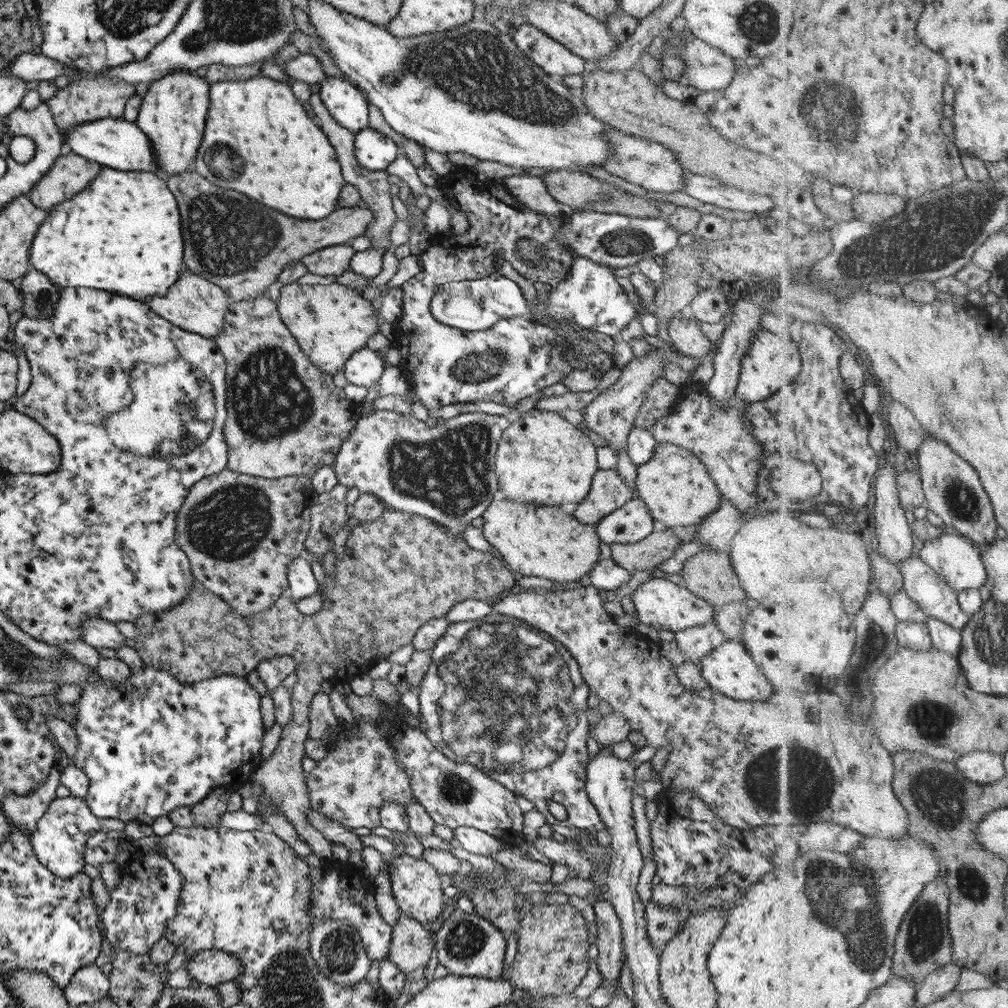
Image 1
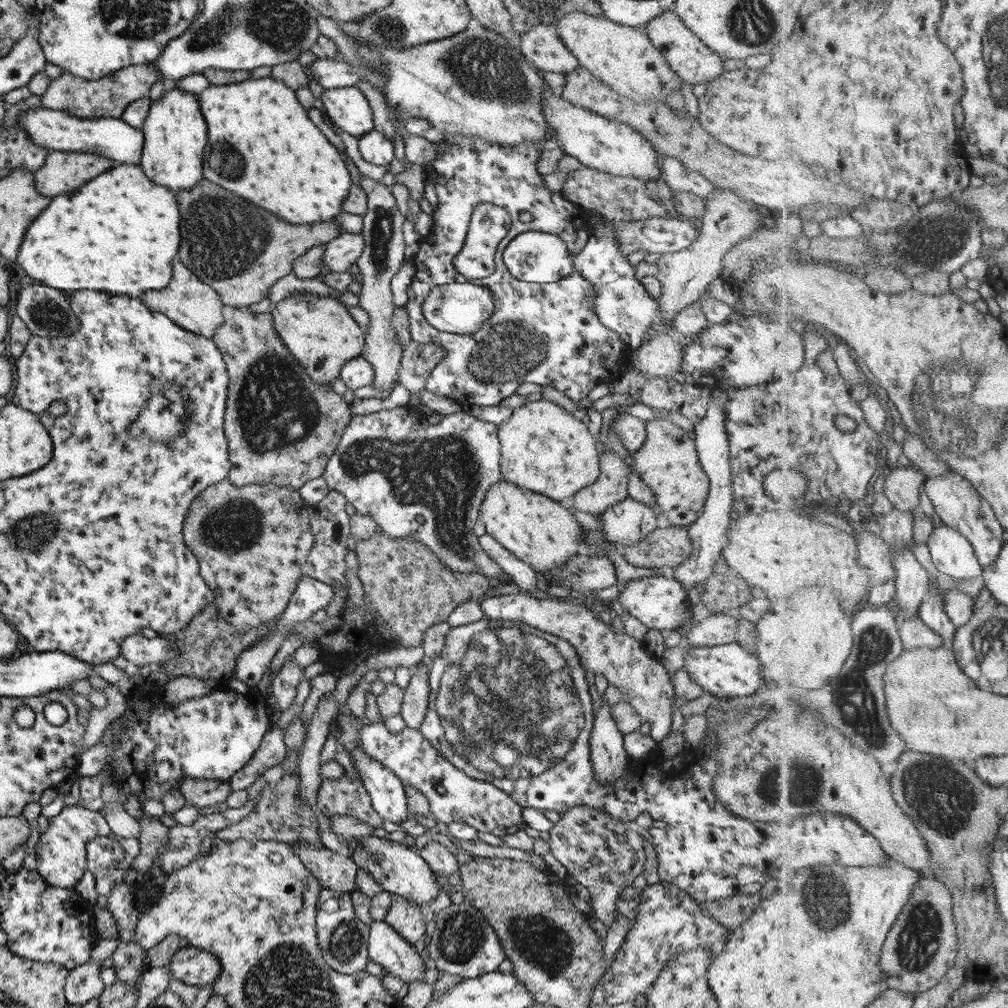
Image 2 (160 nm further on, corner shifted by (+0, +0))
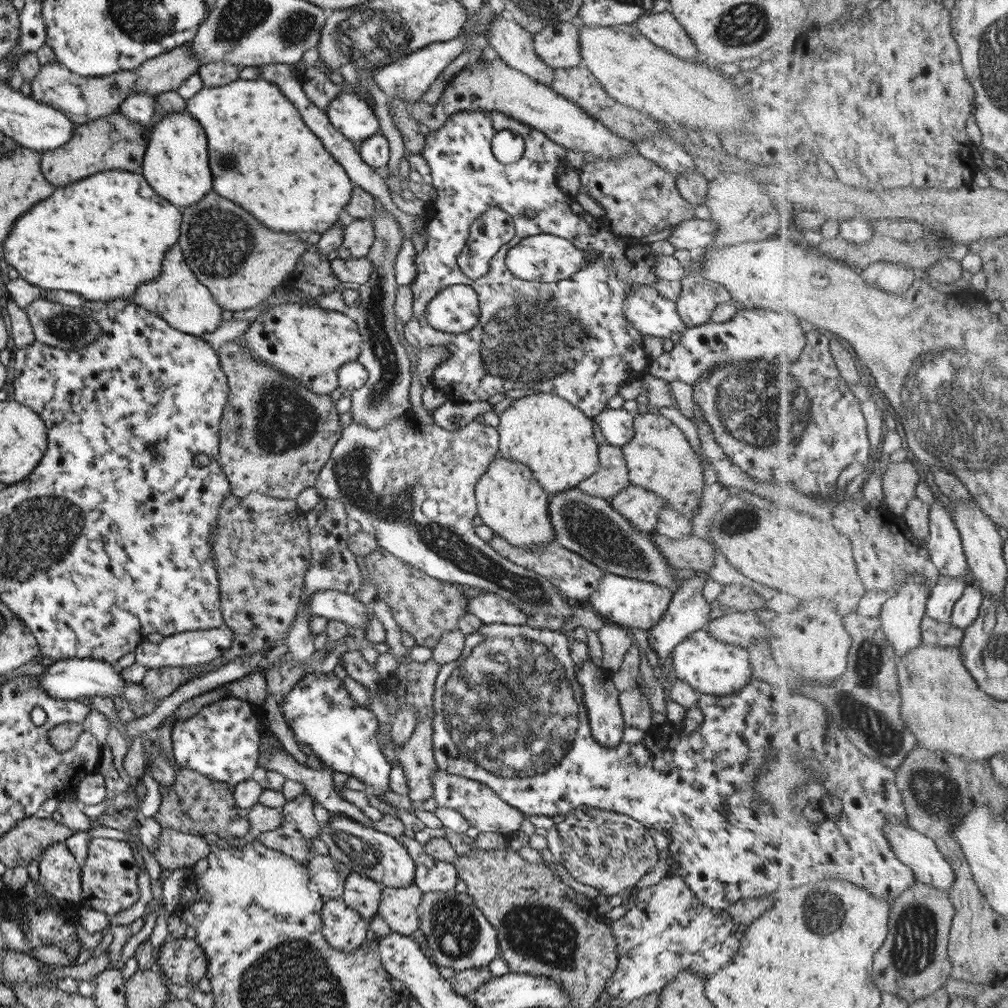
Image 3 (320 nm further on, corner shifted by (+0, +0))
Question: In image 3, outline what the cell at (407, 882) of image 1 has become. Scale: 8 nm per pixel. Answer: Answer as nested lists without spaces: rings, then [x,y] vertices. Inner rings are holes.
[[[330,813],[327,824],[318,831],[319,838],[327,847],[328,856],[350,868],[350,873],[369,878],[380,886],[387,888],[405,888],[413,885],[415,867],[407,850],[396,839],[377,832],[343,816],[341,813]]]

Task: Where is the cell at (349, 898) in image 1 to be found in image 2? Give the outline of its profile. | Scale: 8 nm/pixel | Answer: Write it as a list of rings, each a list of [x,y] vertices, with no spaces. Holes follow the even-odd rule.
[[[371,921],[366,941],[368,959],[382,966],[388,974],[403,982],[423,978],[425,965],[414,948],[384,921]]]

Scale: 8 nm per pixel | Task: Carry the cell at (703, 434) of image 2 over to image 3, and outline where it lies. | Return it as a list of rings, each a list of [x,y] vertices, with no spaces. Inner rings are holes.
[[[689,577],[682,581],[682,585],[672,594],[668,608],[661,620],[646,630],[648,648],[657,654],[658,658],[667,658],[673,647],[686,636],[696,630],[703,629],[709,622],[709,603],[701,597],[703,579],[701,577]]]

